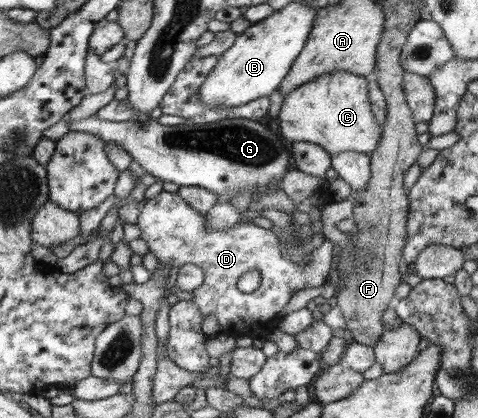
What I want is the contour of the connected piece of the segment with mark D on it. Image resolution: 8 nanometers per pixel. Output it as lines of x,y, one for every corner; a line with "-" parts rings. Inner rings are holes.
162,191
146,201
136,220
141,230
142,240
147,242
149,252
159,260
163,270
164,284
168,284
169,271
176,266
195,264
205,274
202,287
192,292
193,299
204,318
214,314
225,335
260,337
266,340
276,328
272,318
276,318
290,296
298,288
317,288
328,282
330,264
334,260
332,248
336,246
325,239
319,248
313,249
309,260
299,266
296,262
288,262
282,256
278,236
272,229
260,228
254,224
246,224
245,219
224,230
207,230
205,216
192,209
178,195
178,192
-
259,270
260,286
251,294
244,294
237,288
238,278
244,272

